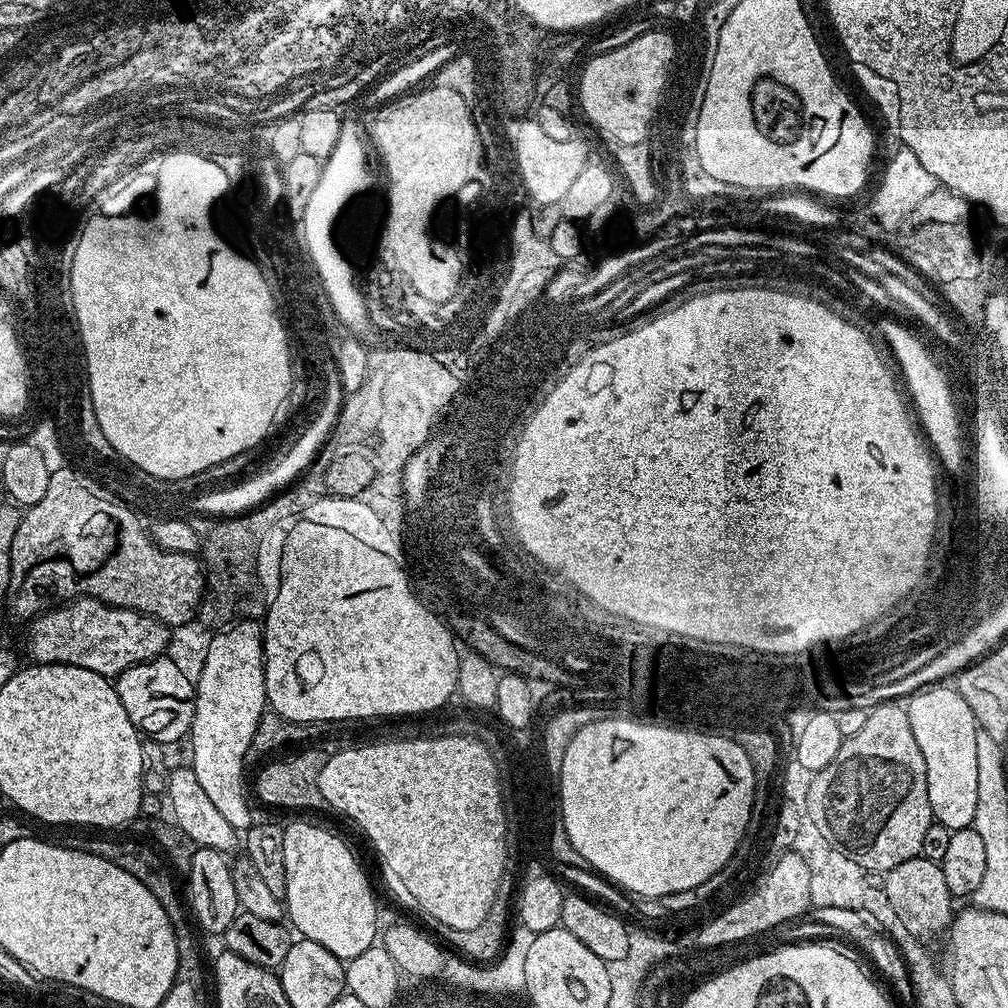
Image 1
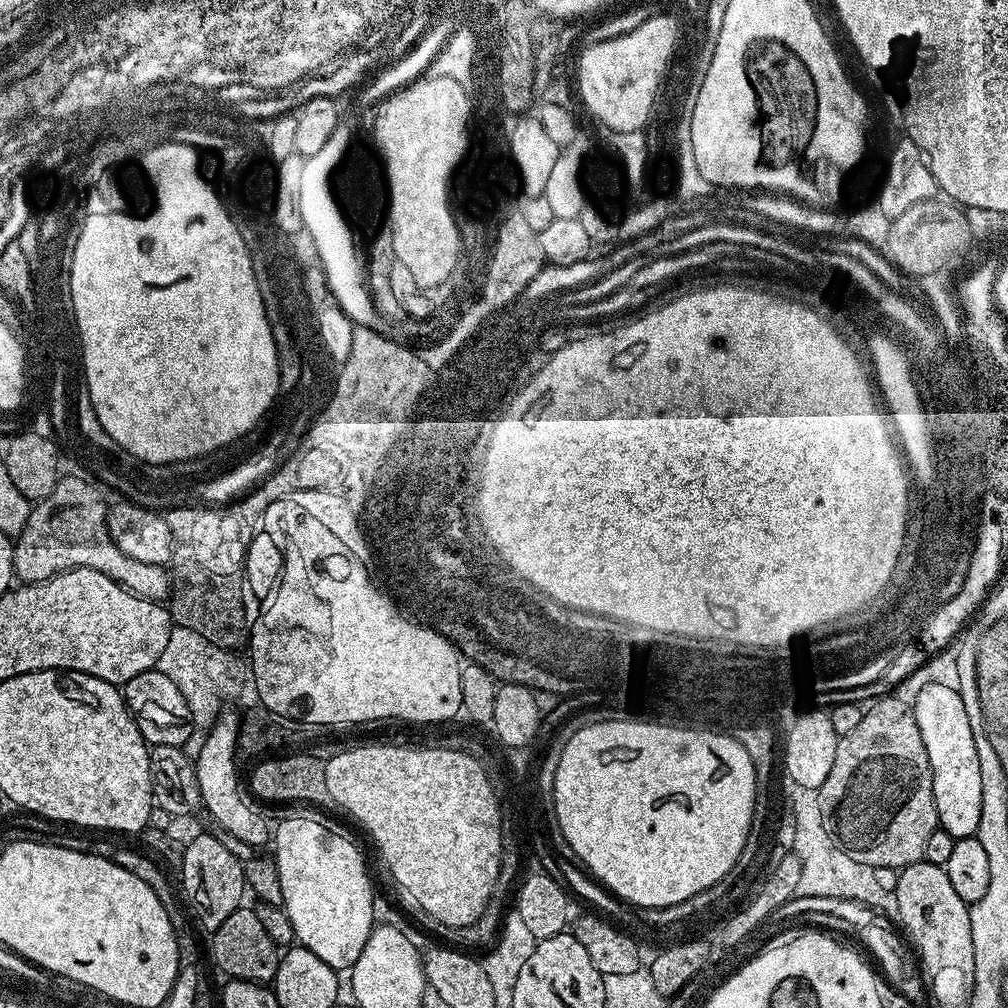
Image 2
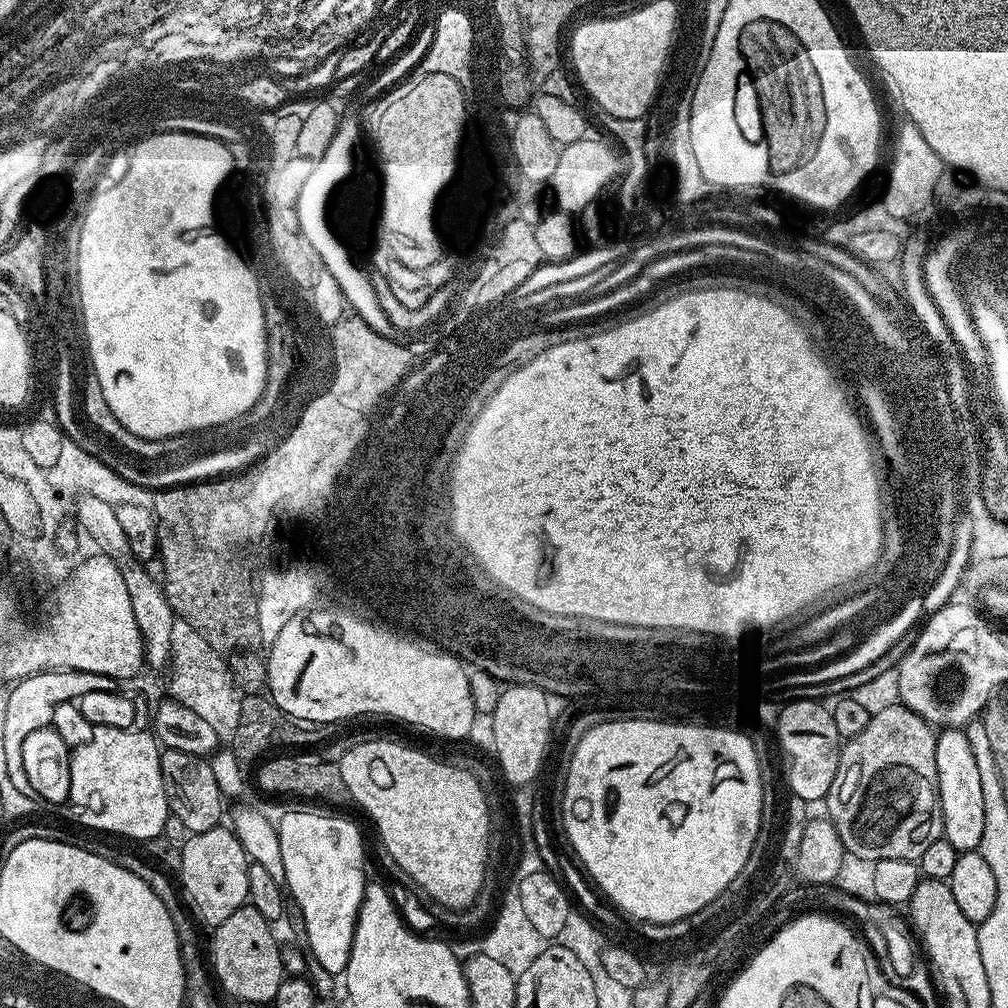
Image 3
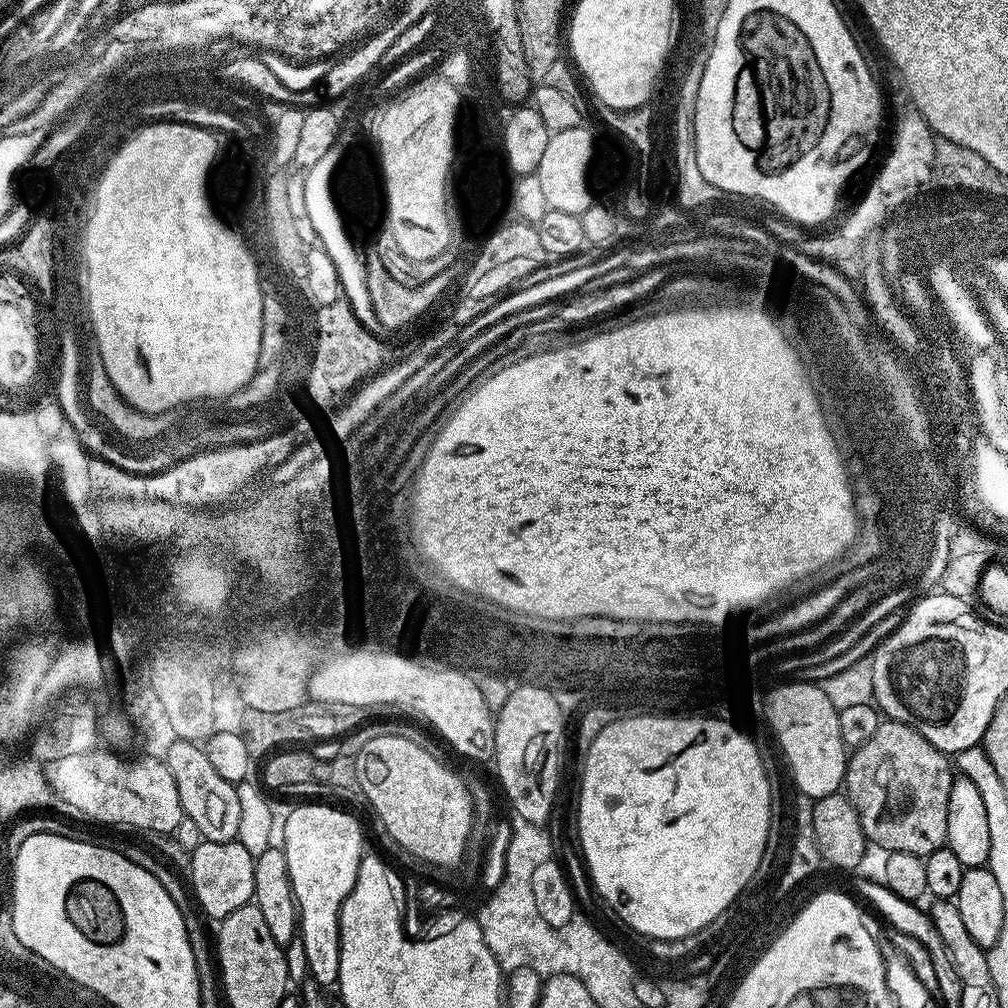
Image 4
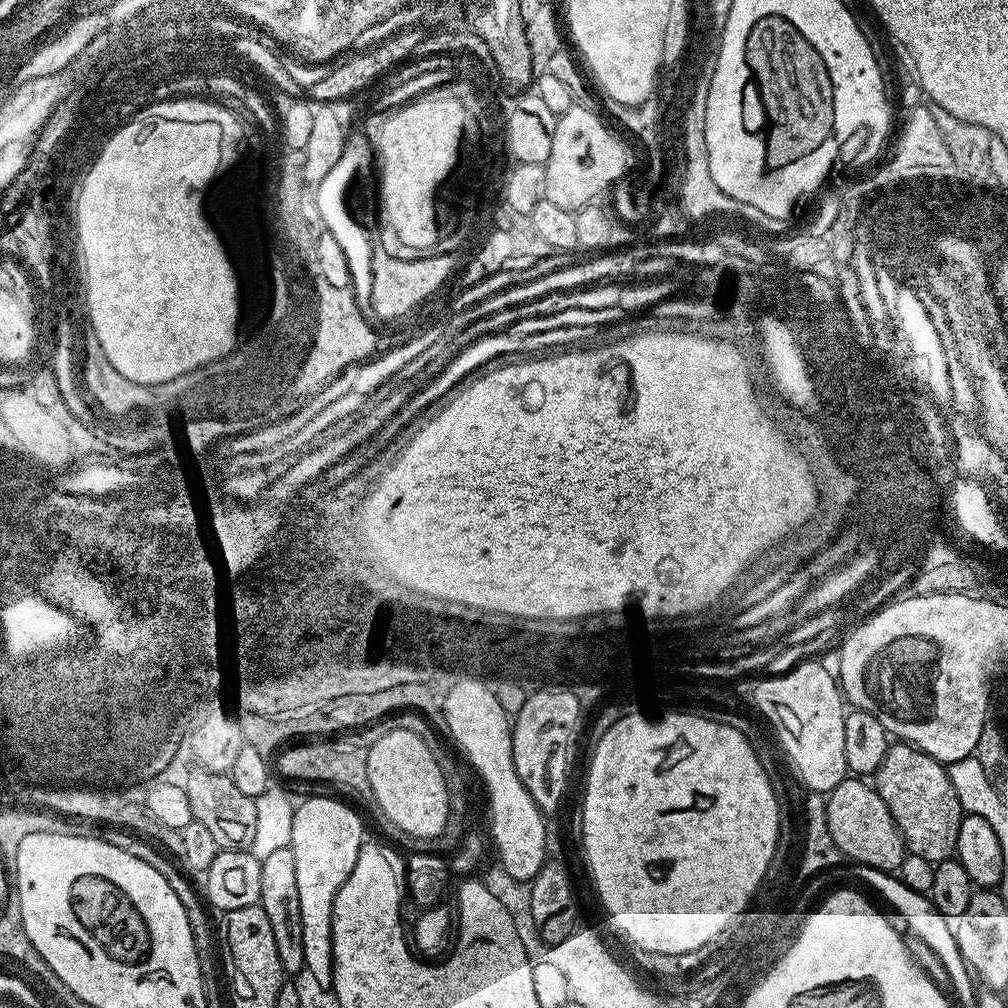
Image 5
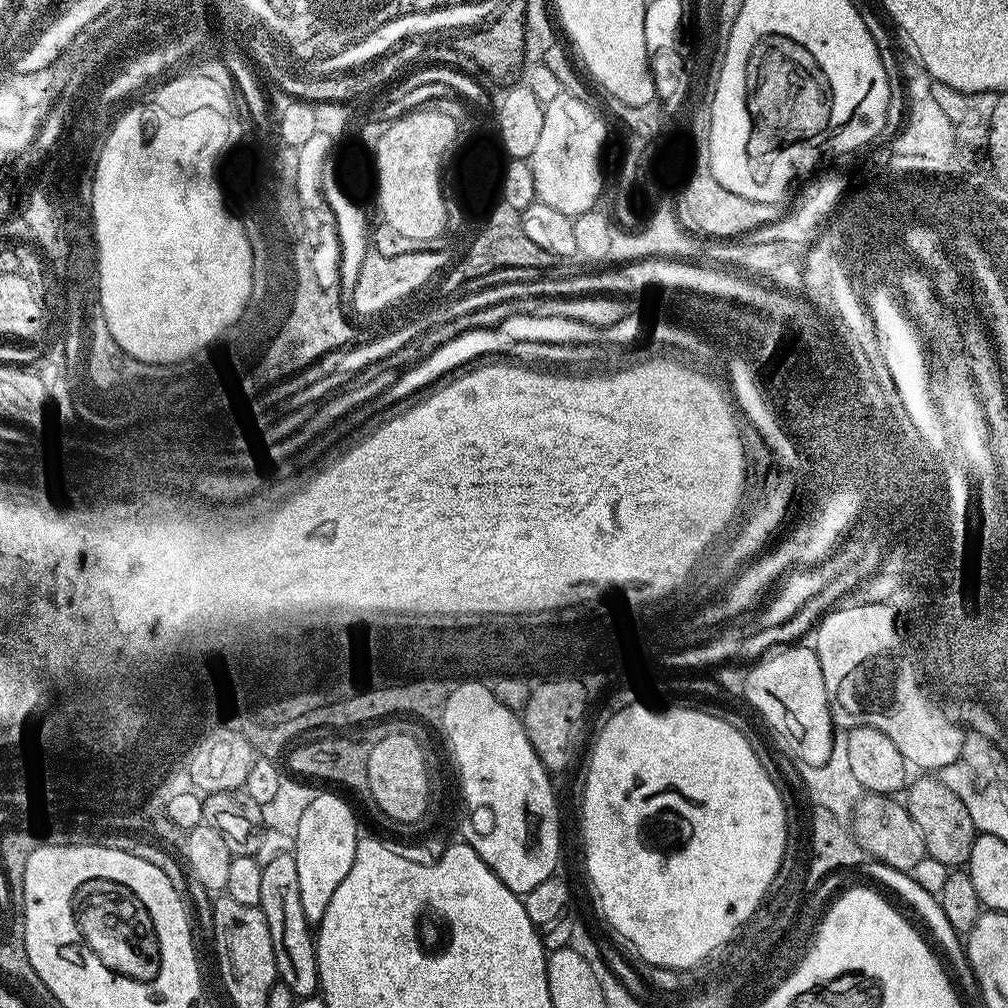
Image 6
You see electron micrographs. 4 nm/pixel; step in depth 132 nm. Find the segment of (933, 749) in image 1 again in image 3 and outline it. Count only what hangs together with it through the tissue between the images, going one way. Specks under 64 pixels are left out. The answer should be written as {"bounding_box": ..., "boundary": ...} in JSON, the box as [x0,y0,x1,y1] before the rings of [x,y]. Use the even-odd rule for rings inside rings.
{"bounding_box":[936,728,986,853],"boundary":[[[944,728],[937,735],[936,777],[944,819],[943,839],[948,840],[959,853],[979,849],[982,829],[986,827],[986,810],[982,806],[982,778],[978,774],[978,762],[974,762],[970,750],[967,731]]]}

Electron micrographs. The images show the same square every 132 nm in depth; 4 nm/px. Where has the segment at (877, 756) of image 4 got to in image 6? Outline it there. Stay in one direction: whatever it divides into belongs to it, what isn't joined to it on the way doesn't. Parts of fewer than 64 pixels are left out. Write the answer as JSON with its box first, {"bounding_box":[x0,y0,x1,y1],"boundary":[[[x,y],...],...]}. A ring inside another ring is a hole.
{"bounding_box":[906,774,978,870],"boundary":[[[924,774],[921,780],[913,779],[907,789],[908,800],[906,807],[910,818],[914,820],[915,826],[921,831],[922,838],[925,839],[925,850],[930,858],[945,864],[949,870],[959,869],[967,865],[970,858],[970,850],[974,846],[978,835],[974,822],[970,822],[970,814],[966,806],[958,799],[958,794],[950,790],[950,786],[943,784],[939,778],[930,777]]]}

